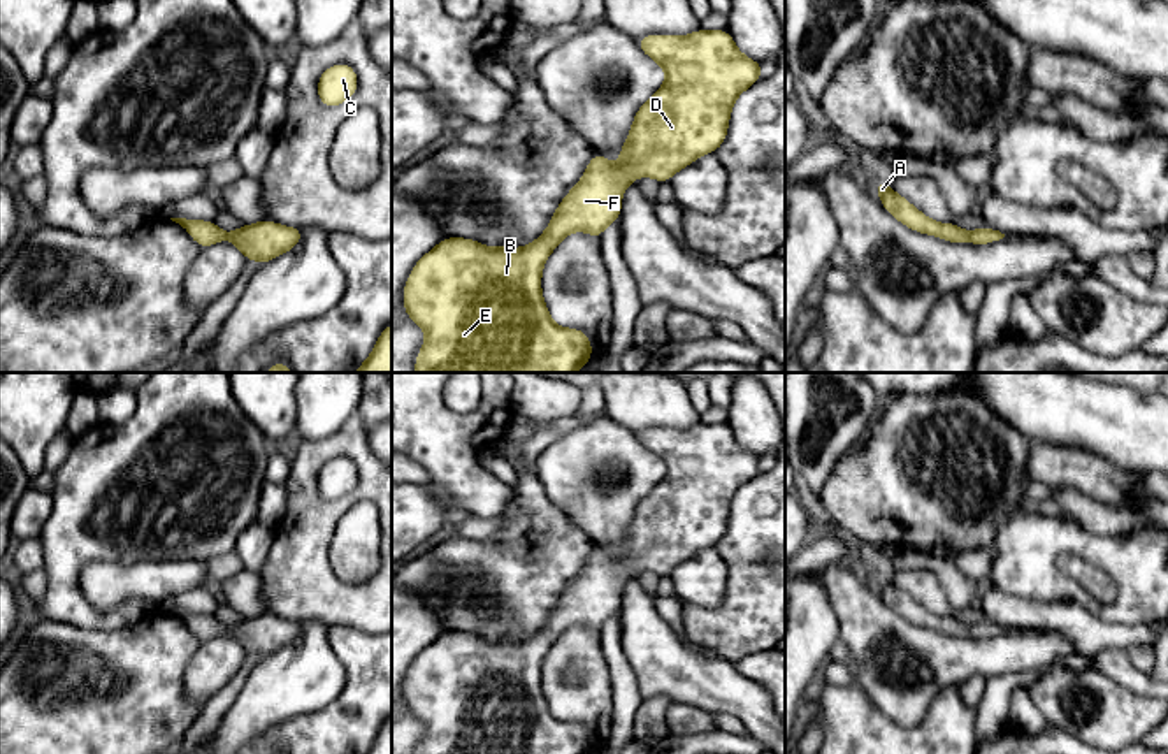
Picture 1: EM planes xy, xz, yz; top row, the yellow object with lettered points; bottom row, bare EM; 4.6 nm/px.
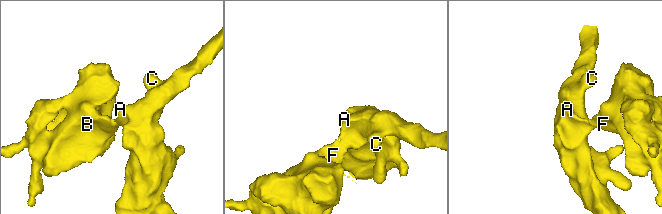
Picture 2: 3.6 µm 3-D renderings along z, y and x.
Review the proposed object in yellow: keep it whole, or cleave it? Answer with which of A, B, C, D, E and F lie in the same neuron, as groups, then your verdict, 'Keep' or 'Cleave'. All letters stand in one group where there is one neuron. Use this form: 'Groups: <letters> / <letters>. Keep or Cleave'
Groups: A B C D E F. Keep

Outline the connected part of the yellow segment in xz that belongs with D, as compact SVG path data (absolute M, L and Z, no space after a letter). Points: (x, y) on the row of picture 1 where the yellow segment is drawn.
M696 30L690 35L680 37L680 35L646 35L636 40L641 51L650 56L653 62L657 62L664 70L666 70L666 81L664 84L652 95L650 100L646 100L636 112L634 121L631 125L631 132L625 139L625 144L622 146L618 158L622 160L620 165L613 165L606 156L602 155L594 155L585 169L585 176L574 183L571 192L560 200L557 211L553 213L550 225L546 230L530 244L522 246L518 250L511 246L485 246L478 241L472 239L464 239L464 237L444 237L439 244L436 244L427 255L423 255L413 267L406 285L404 285L404 309L411 322L420 325L425 332L425 343L422 350L416 355L416 364L415 364L415 373L576 373L581 369L590 357L594 355L592 344L588 341L587 332L580 329L566 329L559 327L544 304L543 292L541 292L541 274L544 269L546 258L552 255L552 251L560 244L560 241L571 234L571 232L588 232L592 234L597 241L601 241L602 230L620 220L620 209L622 209L622 193L624 190L634 183L636 178L653 178L659 183L669 181L680 169L694 163L699 156L706 153L715 153L722 142L727 137L727 127L731 120L731 109L736 102L736 98L748 90L752 84L755 84L761 79L761 74L764 67L757 63L752 58L746 58L734 44L731 33L727 30Z

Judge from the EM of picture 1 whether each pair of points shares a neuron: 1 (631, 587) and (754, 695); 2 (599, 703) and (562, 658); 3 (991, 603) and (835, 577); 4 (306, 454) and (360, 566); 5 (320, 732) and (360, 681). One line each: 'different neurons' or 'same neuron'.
1: same neuron
2: same neuron
3: different neurons
4: different neurons
5: same neuron

